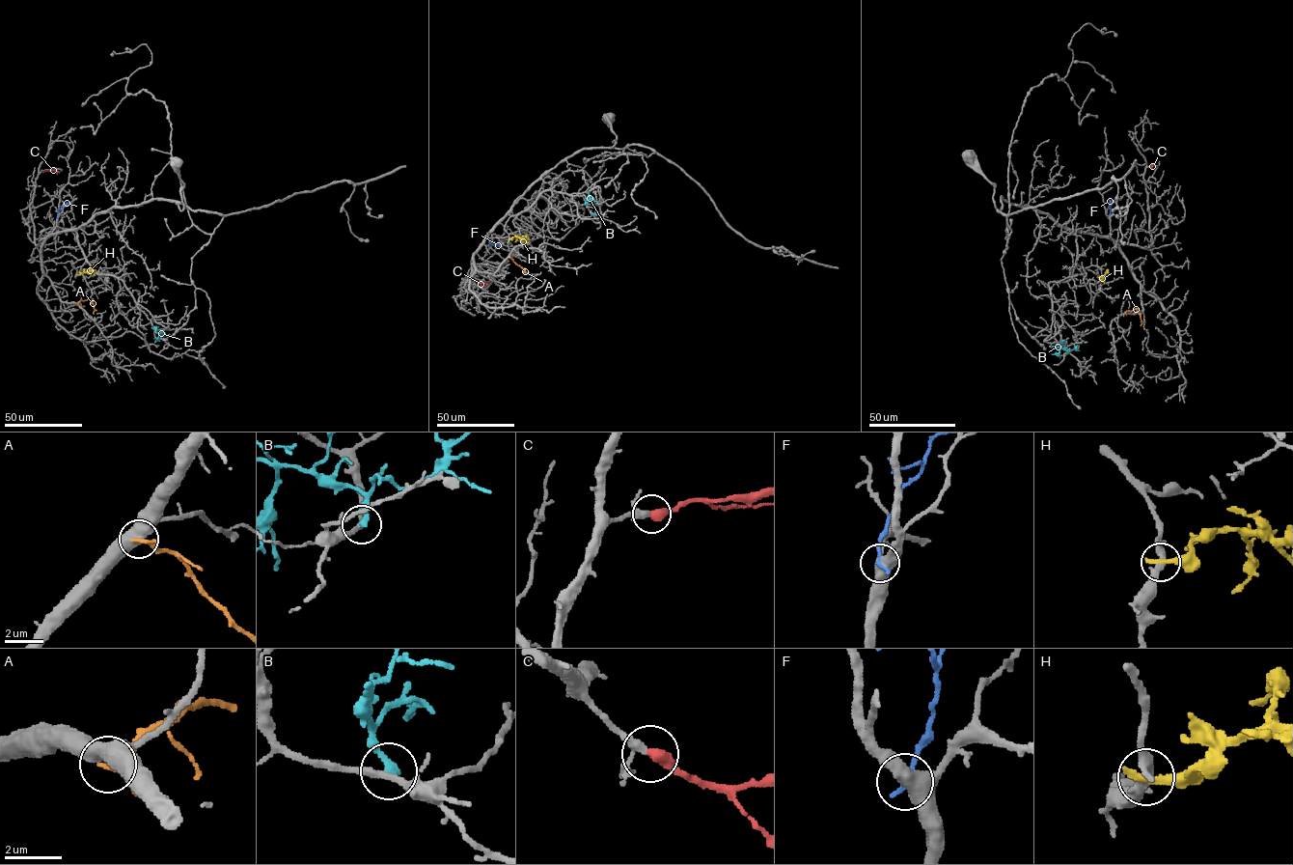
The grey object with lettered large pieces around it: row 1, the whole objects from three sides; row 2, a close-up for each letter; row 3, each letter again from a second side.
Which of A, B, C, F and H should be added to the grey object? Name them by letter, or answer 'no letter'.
A, C

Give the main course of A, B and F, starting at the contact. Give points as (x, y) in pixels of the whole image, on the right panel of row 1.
A: (1123, 315), (1136, 309), (1141, 320), (1141, 325)
B: (1067, 353), (1054, 347), (1065, 340)
F: (1108, 217), (1112, 200)

